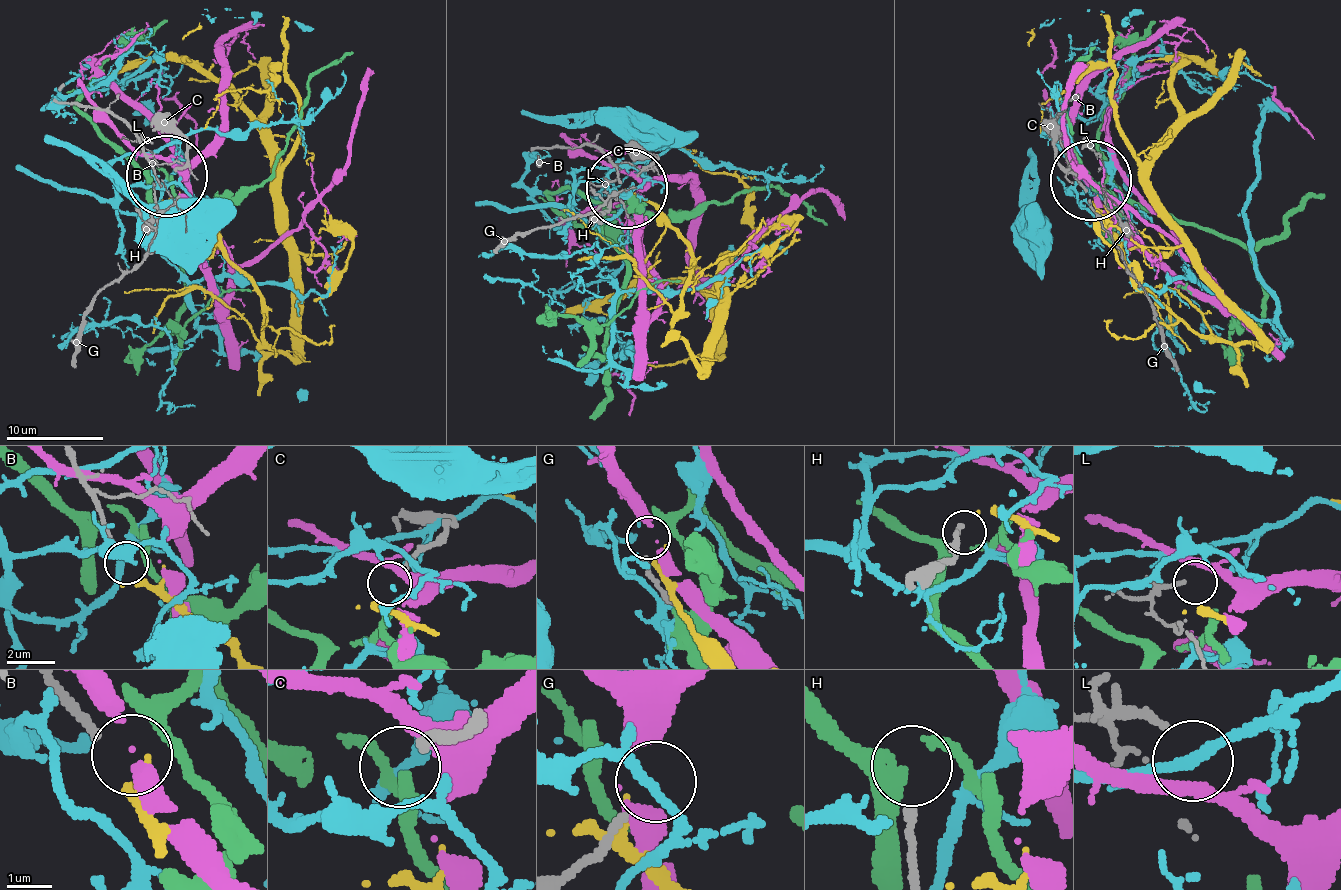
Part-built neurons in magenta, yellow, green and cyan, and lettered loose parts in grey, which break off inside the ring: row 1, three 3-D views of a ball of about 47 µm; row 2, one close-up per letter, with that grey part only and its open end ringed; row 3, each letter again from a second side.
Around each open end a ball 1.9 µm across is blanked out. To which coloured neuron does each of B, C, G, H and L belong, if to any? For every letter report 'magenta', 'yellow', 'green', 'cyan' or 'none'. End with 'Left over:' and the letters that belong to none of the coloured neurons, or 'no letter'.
B: yellow
C: green
G: none
H: none
L: none
Left over: G, H, L

